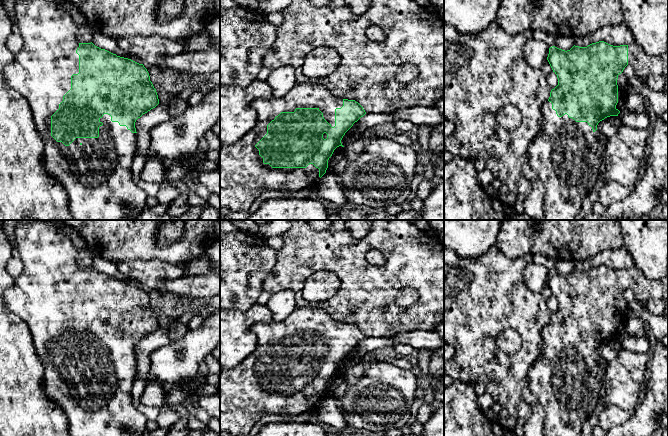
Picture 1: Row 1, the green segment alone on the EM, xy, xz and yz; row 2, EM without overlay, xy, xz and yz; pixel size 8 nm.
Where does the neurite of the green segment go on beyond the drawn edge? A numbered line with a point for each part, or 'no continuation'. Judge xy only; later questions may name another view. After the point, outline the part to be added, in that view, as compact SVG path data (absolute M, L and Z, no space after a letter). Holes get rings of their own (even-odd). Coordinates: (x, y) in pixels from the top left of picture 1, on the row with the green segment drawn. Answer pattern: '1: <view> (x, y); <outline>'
1: xy (97, 175); M18 0L14 12L17 17L17 26L19 28L20 35L24 40L23 48L18 54L14 55L13 62L7 65L4 69L4 77L7 84L20 95L22 95L28 102L34 122L36 124L37 130L44 143L44 164L47 172L60 182L68 192L68 206L70 213L74 220L138 220L138 216L142 213L144 209L147 208L146 200L148 195L146 192L138 187L133 181L132 177L132 162L136 149L138 148L138 135L137 133L132 133L127 129L126 126L120 126L118 122L112 122L111 116L104 114L100 118L100 122L103 123L99 127L99 137L98 138L76 138L69 146L65 146L62 142L57 142L51 136L51 116L59 109L59 104L63 101L63 96L71 89L71 76L73 74L79 73L79 55L76 53L79 47L79 42L77 40L77 35L81 32L78 25L74 22L71 14L60 8L54 0Z

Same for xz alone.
1: xz (244, 177); M296 83L295 86L283 97L273 97L271 99L256 98L251 102L251 106L257 111L258 118L255 126L241 139L233 144L223 144L220 149L220 209L227 208L231 212L247 212L253 202L267 190L287 190L296 192L316 186L320 182L319 169L313 164L306 168L272 168L269 164L263 163L263 158L259 155L259 150L255 145L267 134L267 125L275 119L281 112L294 112L296 108L318 108L324 119L332 126L335 126L335 109L343 106L343 98L333 96L330 91L321 84Z

